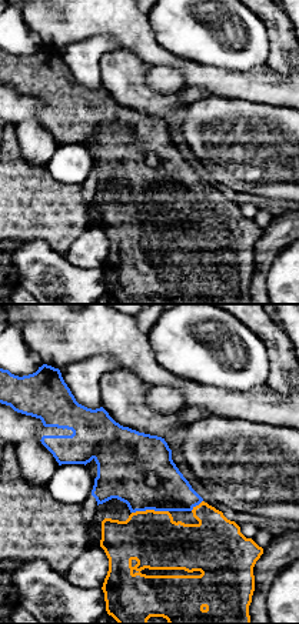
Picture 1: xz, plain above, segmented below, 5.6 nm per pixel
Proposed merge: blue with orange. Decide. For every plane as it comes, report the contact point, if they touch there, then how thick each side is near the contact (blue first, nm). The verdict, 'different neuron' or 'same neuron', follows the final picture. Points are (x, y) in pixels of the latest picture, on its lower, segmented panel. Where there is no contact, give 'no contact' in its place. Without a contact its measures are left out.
meets blue at (149, 509); 400 nm thick on the blue side, 300 nm on the other

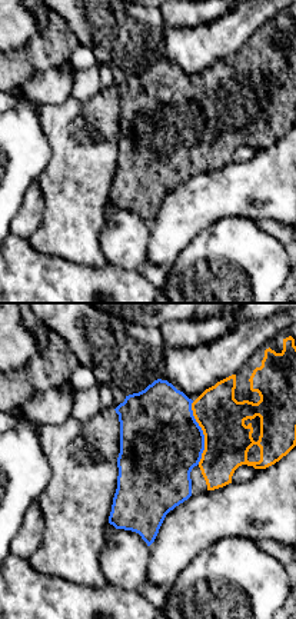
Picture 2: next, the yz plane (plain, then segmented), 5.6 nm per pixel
meets blue at (202, 433); 460 nm thick on the blue side, 260 nm on the other

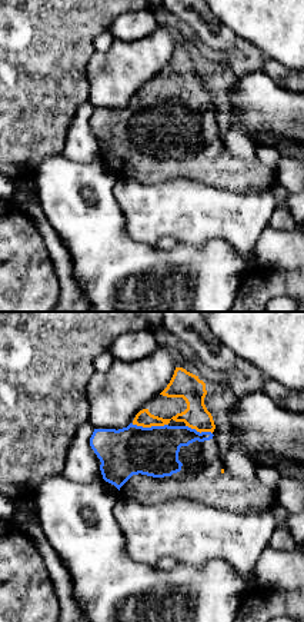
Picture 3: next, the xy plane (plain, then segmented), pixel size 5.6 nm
meets blue at (152, 426); 280 nm thick on the blue side, 140 nm on the other

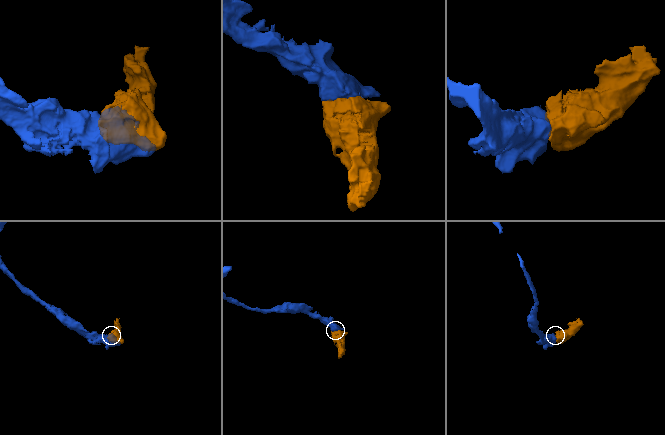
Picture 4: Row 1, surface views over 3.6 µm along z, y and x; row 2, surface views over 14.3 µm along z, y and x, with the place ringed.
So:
same neuron

